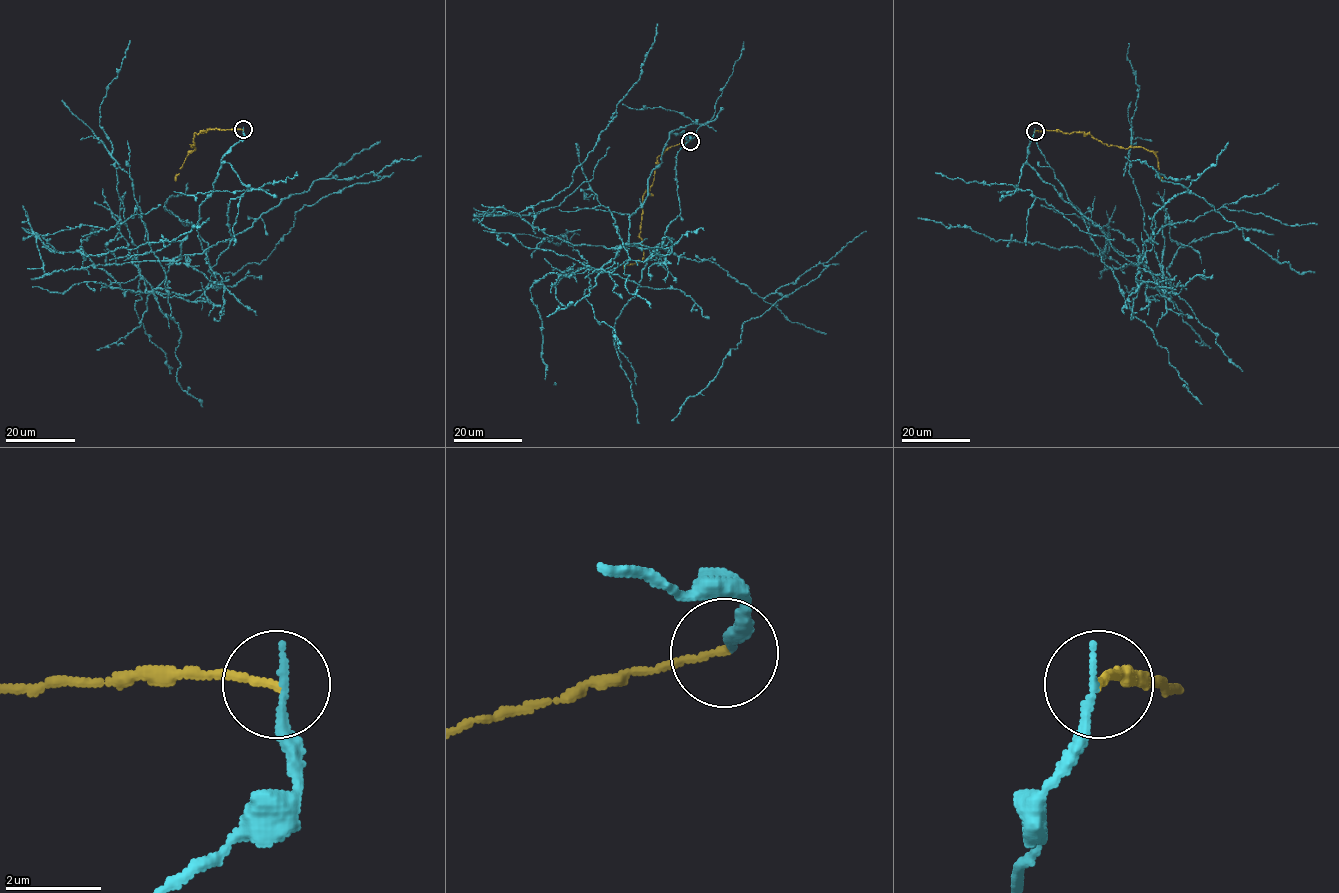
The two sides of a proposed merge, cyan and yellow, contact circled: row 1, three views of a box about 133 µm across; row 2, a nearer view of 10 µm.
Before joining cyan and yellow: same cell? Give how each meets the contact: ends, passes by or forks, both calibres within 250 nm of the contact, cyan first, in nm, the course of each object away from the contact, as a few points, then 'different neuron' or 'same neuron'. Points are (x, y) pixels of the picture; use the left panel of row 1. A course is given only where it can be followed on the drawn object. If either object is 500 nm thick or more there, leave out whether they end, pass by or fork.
cyan ends there; yellow ends there; 200 nm thick on the cyan side, 150 nm on the other; cyan runs (243, 129), (179, 258), (245, 231), (319, 179), (381, 178), (304, 205), (265, 260), (223, 273); yellow runs (242, 129), (208, 128), (206, 132), (194, 133), (191, 146), (195, 149), (186, 157), (175, 181); different neuron

